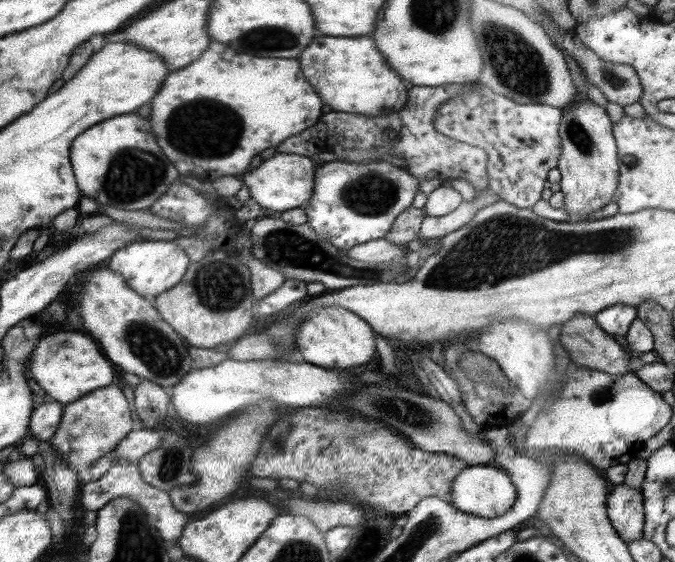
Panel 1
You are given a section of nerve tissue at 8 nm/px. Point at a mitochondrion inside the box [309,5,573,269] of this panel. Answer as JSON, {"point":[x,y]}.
{"point":[518,67]}

